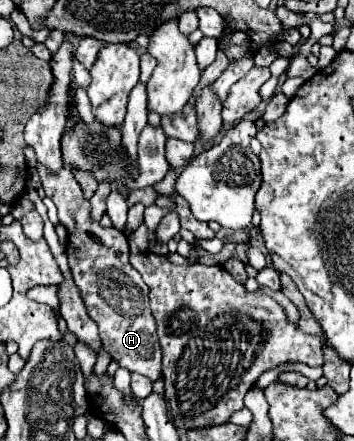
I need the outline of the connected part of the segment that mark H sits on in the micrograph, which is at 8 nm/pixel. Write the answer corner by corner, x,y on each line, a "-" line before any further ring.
37,164
43,190
53,198
59,210
59,222
67,230
67,258
73,280
81,292
87,314
97,322
105,352
129,372
139,372
157,380
161,376
161,344
157,340
157,324
149,308
149,288
129,264
129,242
117,228
103,228
91,216
91,202
83,196
79,182
69,168
57,174
45,172

